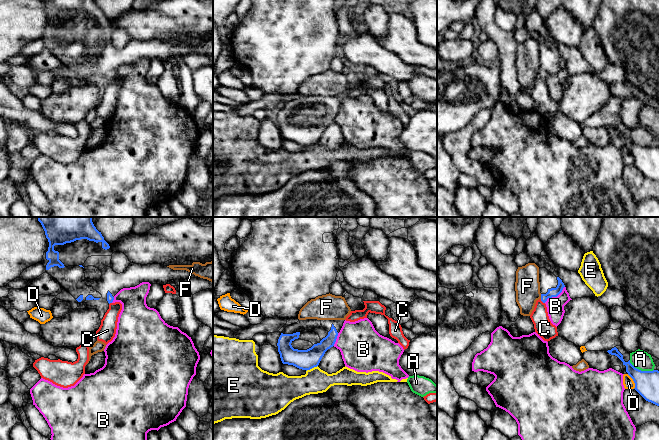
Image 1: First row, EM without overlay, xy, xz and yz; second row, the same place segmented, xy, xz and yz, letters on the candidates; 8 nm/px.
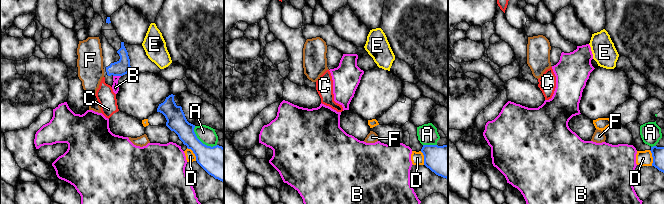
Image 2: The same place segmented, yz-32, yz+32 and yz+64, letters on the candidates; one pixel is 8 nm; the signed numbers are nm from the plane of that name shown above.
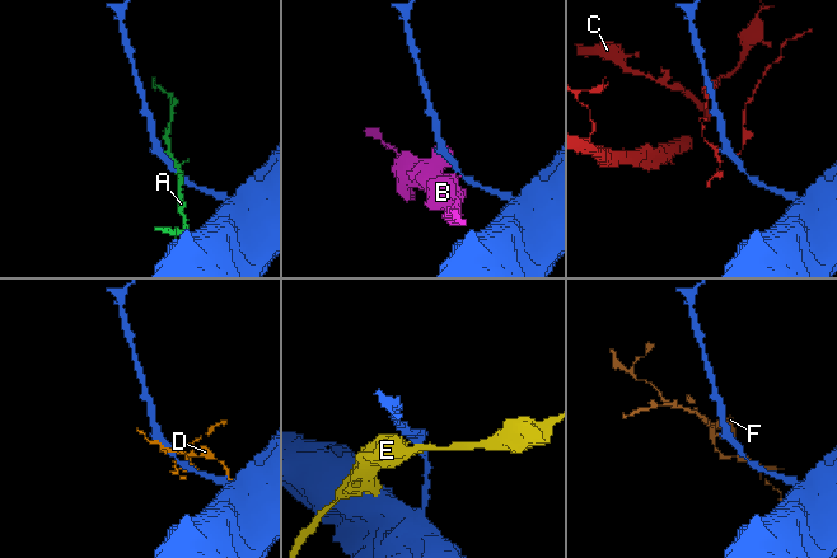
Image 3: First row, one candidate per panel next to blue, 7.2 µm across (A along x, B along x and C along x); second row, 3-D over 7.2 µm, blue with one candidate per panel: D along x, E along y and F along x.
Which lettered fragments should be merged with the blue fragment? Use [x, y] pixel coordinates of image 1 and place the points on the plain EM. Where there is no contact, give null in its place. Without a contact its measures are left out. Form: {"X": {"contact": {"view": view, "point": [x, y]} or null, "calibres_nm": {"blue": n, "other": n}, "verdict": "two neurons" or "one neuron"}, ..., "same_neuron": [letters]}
{"A": {"contact": {"view": "yz", "point": [640, 146]}, "calibres_nm": {"blue": 190, "other": 150}, "verdict": "two neurons"}, "B": {"contact": {"view": "yz", "point": [555, 72]}, "calibres_nm": {"blue": 80, "other": 140}, "verdict": "two neurons"}, "C": {"contact": {"view": "yz", "point": [542, 77]}, "calibres_nm": {"blue": 80, "other": 150}, "verdict": "two neurons"}, "D": {"contact": {"view": "yz", "point": [633, 156]}, "calibres_nm": {"blue": 190, "other": 90}, "verdict": "two neurons"}, "E": {"contact": {"view": "xz", "point": [311, 144]}, "calibres_nm": {"blue": 160, "other": 200}, "verdict": "two neurons"}, "F": {"contact": {"view": "yz", "point": [541, 72]}, "calibres_nm": {"blue": 80, "other": 200}, "verdict": "two neurons"}, "same_neuron": []}

